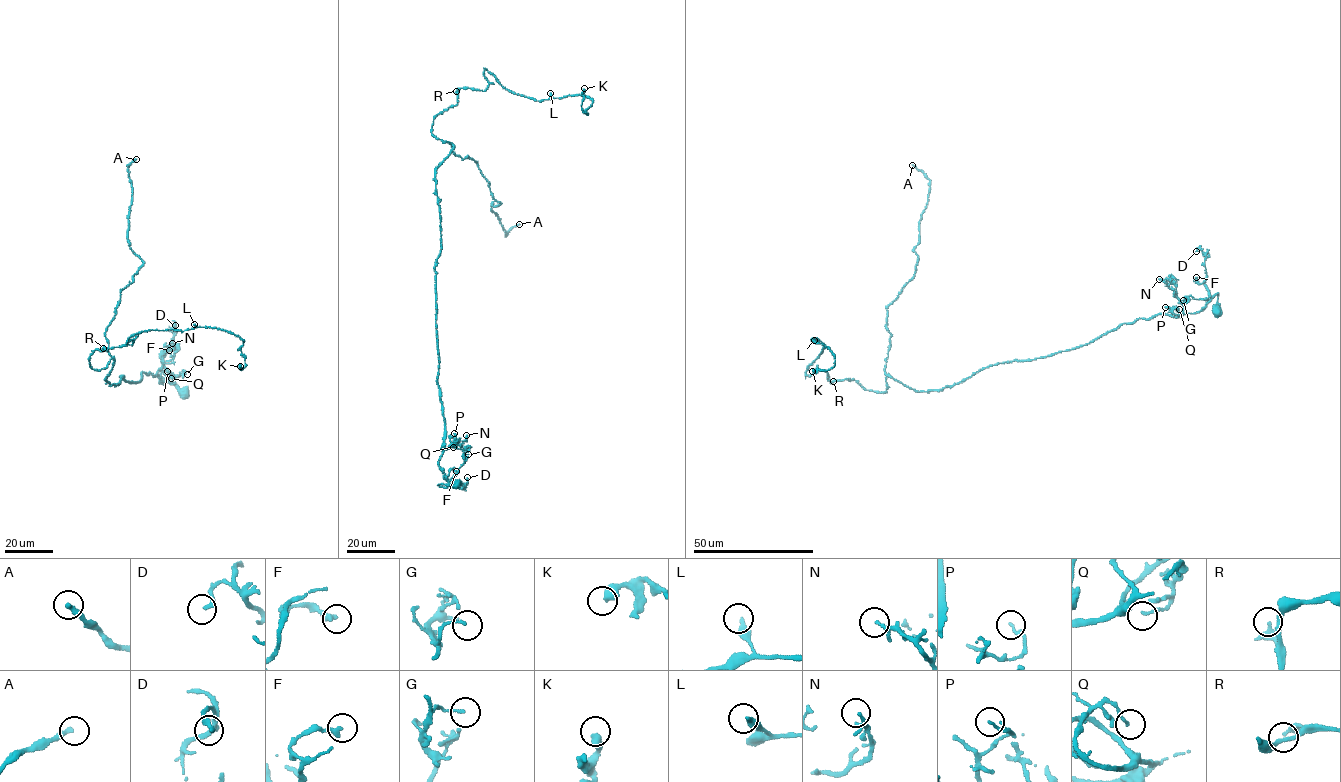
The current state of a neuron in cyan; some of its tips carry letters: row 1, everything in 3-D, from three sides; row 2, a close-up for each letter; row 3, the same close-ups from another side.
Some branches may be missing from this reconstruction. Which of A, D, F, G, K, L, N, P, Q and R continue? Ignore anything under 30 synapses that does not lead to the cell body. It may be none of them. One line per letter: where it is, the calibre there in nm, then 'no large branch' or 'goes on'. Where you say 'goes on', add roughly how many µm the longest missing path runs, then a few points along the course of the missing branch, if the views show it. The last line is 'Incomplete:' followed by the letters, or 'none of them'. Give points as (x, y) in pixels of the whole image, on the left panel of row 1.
A: place (136, 159); calibre 280 nm; goes on; missing 45 µm; course (136, 159), (151, 157), (152, 147), (131, 143), (135, 148), (158, 148)
D: place (175, 325); calibre 240 nm; no large branch
F: place (169, 350); calibre 280 nm; no large branch
G: place (187, 374); calibre 120 nm; no large branch
K: place (240, 366); calibre 480 nm; no large branch
L: place (194, 324); calibre 340 nm; no large branch
N: place (172, 343); calibre 100 nm; no large branch
P: place (167, 371); calibre 120 nm; no large branch
Q: place (171, 378); calibre 140 nm; no large branch
R: place (103, 348); calibre 320 nm; no large branch
Incomplete: A

